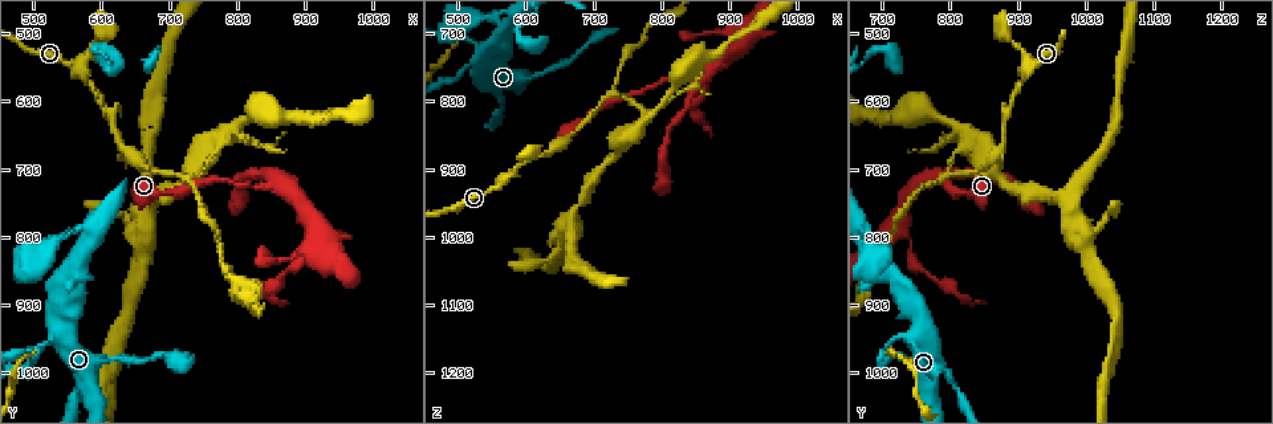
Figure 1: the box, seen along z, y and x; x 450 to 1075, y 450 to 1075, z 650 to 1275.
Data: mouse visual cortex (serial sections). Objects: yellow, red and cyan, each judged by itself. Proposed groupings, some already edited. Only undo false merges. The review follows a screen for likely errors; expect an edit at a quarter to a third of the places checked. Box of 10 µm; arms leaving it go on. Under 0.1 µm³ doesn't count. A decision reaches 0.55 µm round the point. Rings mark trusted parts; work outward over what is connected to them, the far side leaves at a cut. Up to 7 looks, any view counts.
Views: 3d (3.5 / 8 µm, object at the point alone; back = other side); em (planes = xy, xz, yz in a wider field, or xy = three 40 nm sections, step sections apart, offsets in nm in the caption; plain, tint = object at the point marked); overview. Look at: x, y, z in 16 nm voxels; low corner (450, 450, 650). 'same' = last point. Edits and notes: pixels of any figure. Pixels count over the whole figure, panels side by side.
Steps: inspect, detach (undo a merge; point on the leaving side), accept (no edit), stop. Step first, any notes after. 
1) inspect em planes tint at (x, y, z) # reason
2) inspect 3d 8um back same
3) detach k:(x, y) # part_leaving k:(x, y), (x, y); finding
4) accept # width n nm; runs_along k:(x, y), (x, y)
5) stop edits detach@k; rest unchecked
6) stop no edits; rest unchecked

inspect 3d 3.5um at (855, 725, 760) # narrows sharply

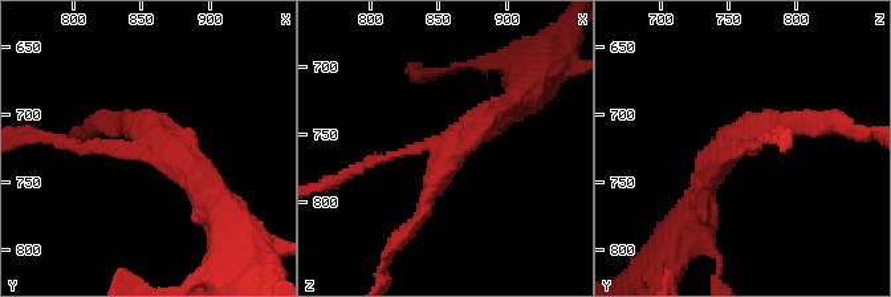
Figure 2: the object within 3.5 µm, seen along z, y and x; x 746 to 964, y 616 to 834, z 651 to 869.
inspect em xy step 2 tint at (854, 720, 762) # need the tissue

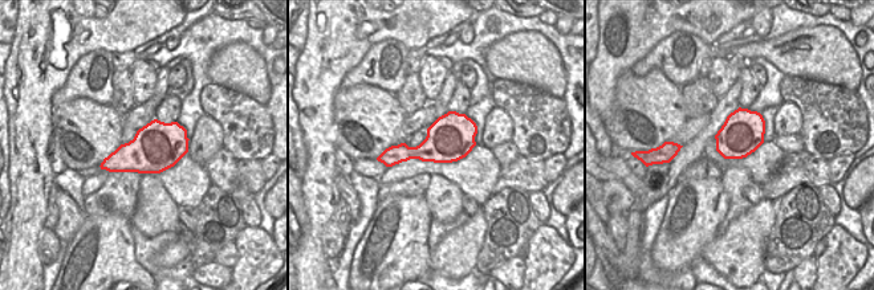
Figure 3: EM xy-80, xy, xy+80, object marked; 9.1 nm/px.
inspect em planes tint same

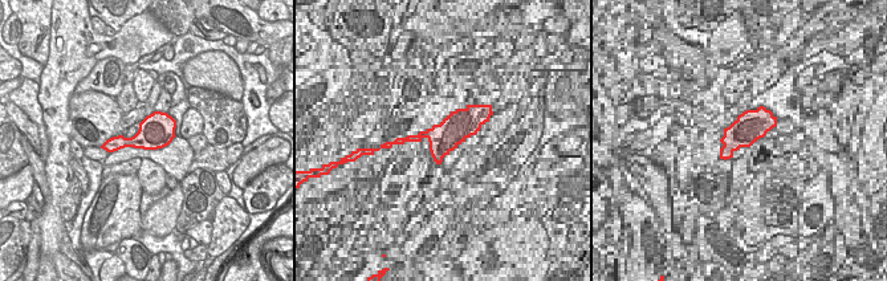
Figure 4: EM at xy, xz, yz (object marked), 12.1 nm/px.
accept # arm_widths 150, 250, 300 nm; runs_along 2:(362, 167), (406, 150), (443, 150), (504, 106); one cell here

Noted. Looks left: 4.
inspect 3d 8um at (710, 710, 800) # branch point

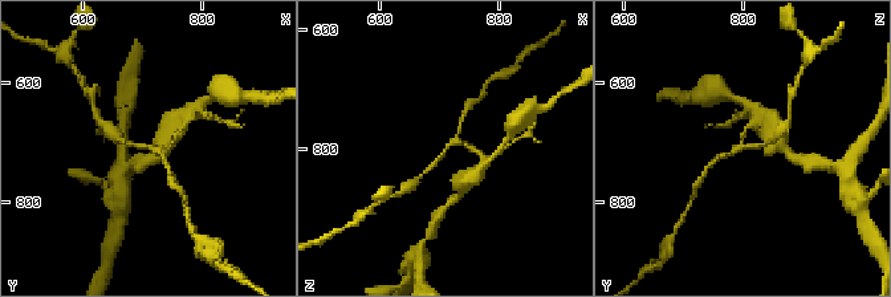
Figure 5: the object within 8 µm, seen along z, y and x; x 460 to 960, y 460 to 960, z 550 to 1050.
inspect 3d 3.5um same # closer look

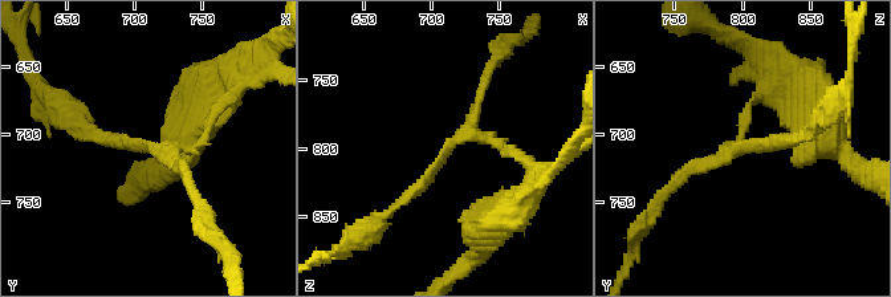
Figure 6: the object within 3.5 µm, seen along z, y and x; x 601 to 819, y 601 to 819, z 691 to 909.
inspect em xy step 5 tint at (712, 710, 800) # arms 3; arm_widths 100, 100, 150 nm

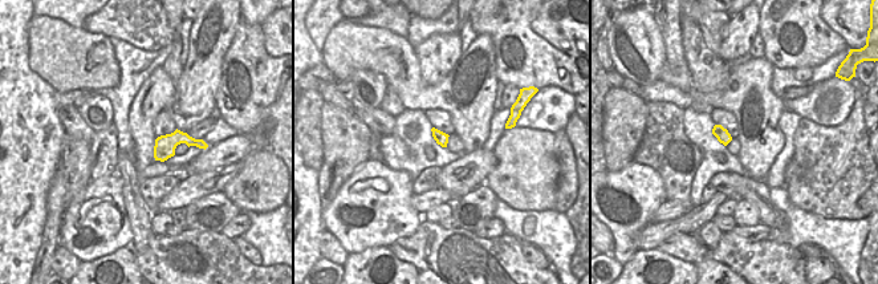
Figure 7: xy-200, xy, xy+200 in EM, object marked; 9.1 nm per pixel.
accept # runs_along 6:(391, 211), (464, 137), (513, 153); all the same cell

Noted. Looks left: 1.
stop no edits; rest unchecked

